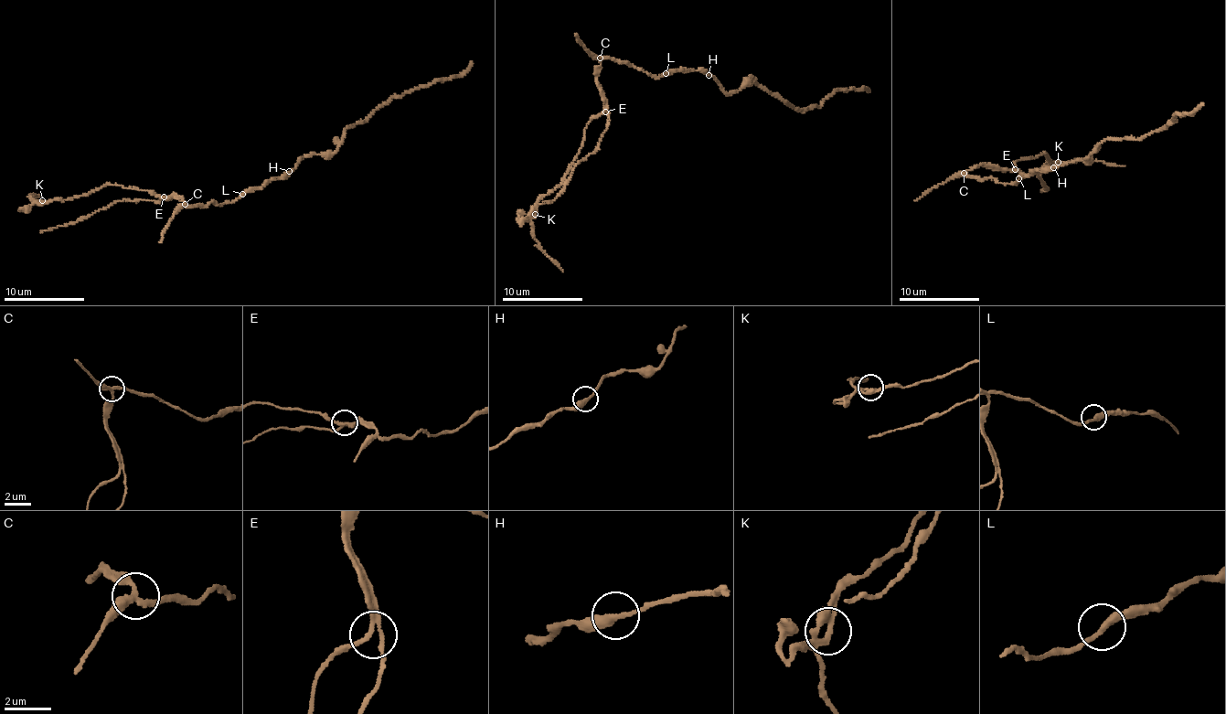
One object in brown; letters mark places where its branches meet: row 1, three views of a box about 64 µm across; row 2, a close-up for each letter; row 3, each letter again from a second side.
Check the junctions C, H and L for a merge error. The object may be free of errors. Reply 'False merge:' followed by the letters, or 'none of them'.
False merge: C

